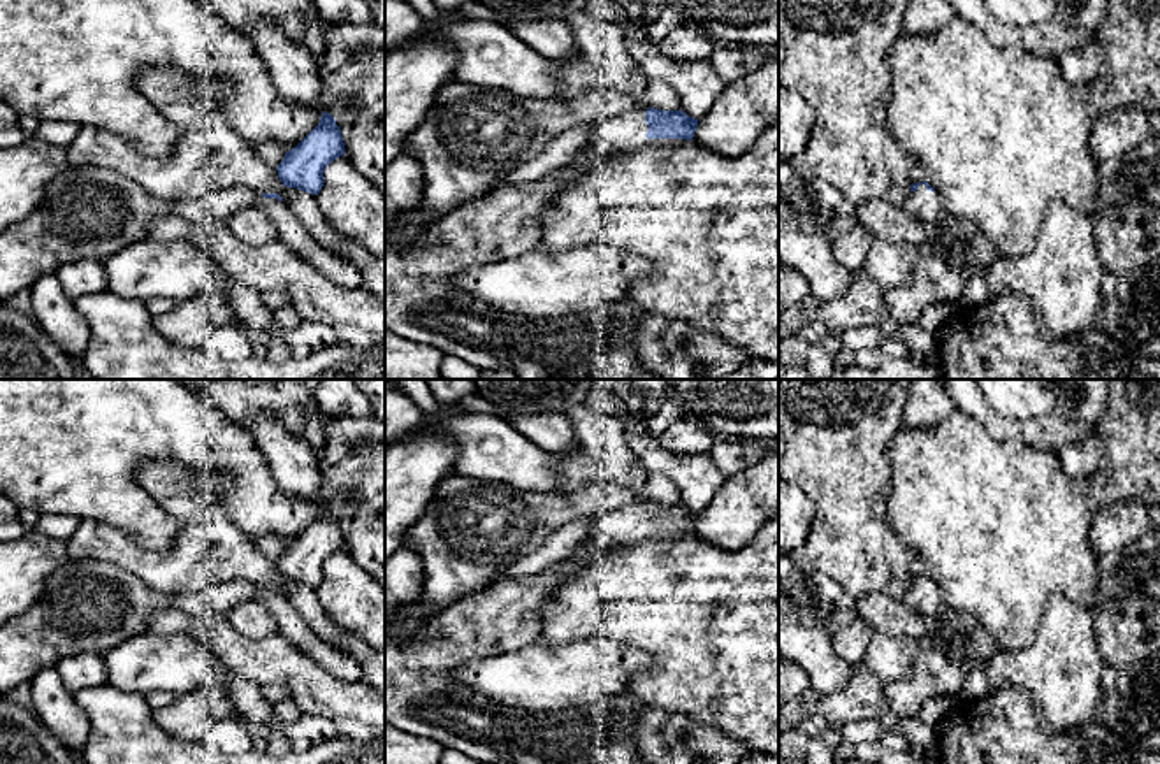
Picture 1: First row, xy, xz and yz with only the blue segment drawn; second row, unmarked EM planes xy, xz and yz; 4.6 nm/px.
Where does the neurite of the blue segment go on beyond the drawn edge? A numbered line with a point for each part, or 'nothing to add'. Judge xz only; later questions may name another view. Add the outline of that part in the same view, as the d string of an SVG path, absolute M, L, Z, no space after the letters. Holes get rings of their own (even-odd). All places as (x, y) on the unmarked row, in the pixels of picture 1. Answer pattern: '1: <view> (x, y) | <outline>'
1: xz (628, 524) | M636 502L620 509L608 509L592 518L592 527L585 537L589 543L643 543L684 539L685 532L647 532L649 520L645 504Z

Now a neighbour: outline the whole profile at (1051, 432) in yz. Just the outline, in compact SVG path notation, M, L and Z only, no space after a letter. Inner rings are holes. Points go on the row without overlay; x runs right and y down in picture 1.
M942 379L942 383L956 409L970 414L998 441L1019 441L1032 448L1058 451L1097 429L1097 425L1069 422L1058 416L1039 416L1023 422L1004 418L982 399L975 379Z

